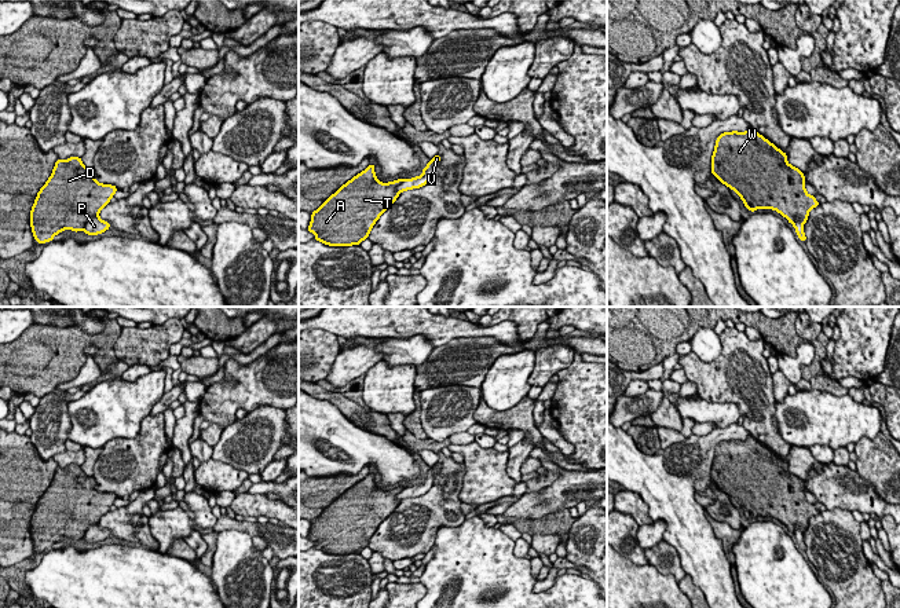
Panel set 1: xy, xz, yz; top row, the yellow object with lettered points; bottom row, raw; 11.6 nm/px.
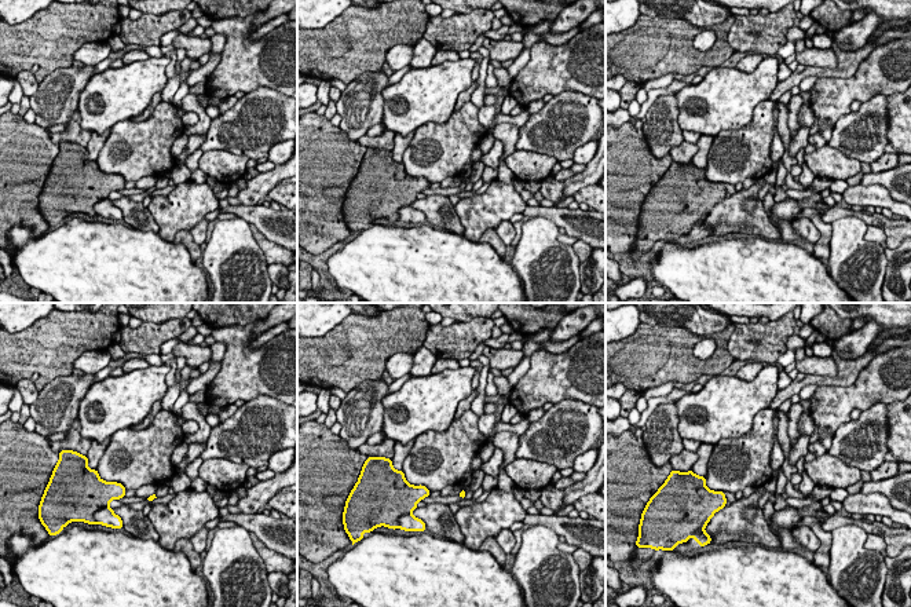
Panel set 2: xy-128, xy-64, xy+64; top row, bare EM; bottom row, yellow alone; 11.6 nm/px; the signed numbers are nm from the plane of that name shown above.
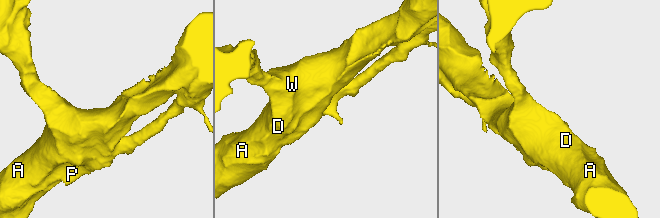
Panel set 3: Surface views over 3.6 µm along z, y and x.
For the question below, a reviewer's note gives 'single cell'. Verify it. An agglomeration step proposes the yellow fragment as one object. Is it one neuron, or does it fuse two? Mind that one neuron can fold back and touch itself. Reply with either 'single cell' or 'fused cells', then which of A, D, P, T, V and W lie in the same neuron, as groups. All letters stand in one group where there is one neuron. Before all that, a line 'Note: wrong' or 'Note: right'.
Note: wrong
fused cells | A D T W / P V

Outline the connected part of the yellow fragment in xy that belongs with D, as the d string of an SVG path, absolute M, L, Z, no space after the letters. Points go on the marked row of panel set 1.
M80 157L56 160L54 171L47 183L37 193L30 212L30 226L34 239L43 245L63 230L78 232L85 223L98 216L100 209L110 204L110 198L118 188L95 180L95 169L85 168Z

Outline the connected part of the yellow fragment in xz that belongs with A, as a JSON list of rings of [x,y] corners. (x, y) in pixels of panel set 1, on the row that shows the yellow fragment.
[[[370,164],[363,172],[348,180],[333,195],[330,195],[317,210],[307,231],[315,234],[315,241],[329,246],[361,245],[369,237],[378,217],[392,206],[399,197],[396,187],[403,179],[381,183],[374,173],[376,165]]]

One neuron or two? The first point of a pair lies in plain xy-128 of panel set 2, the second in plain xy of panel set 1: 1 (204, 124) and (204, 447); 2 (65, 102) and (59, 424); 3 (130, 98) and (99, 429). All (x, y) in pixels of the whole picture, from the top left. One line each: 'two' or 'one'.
1: one
2: one
3: one

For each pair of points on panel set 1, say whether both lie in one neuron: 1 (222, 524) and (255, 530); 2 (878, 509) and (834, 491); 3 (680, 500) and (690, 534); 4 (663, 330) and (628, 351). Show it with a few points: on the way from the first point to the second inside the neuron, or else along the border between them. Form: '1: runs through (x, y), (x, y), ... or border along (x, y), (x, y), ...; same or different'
1: runs through (230, 524), (247, 527); same
2: runs through (867, 502), (860, 495), (845, 493); same
3: runs through (680, 508), (687, 526); same
4: runs through (655, 339), (643, 351), (636, 351); same

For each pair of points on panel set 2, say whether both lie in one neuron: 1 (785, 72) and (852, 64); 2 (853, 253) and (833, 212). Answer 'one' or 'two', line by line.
1: two
2: two

